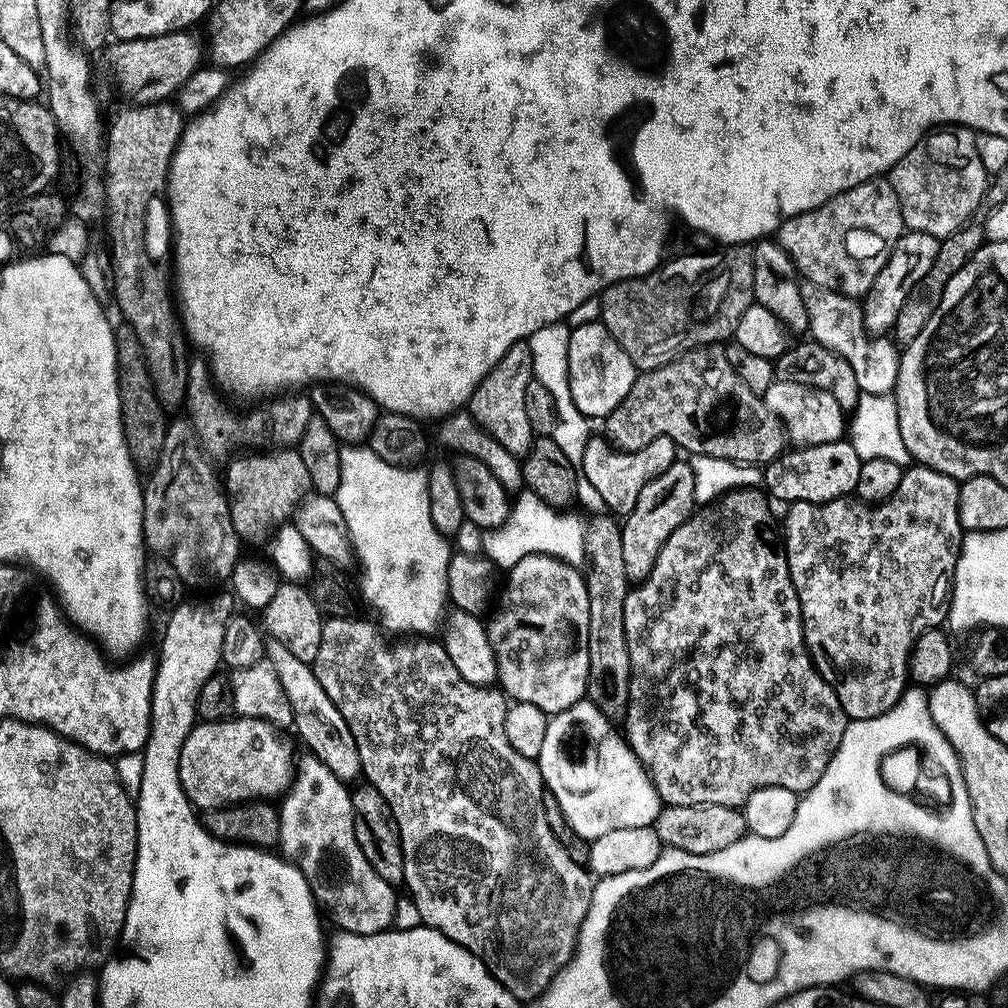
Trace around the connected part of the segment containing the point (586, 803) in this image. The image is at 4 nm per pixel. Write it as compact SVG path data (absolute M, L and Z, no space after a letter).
M587 698L567 708L562 716L572 727L564 732L568 748L557 750L560 761L545 767L543 774L547 791L551 799L553 796L560 803L569 826L580 832L584 842L591 842L609 830L655 825L662 807L660 793L652 784L648 769L632 753L632 745L619 731L612 729L613 721L602 715Z

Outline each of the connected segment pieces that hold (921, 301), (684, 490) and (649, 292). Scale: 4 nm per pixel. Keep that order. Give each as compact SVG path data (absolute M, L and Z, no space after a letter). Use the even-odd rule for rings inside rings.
M980 222L966 223L956 232L940 240L938 258L934 258L930 270L926 270L926 274L918 278L910 294L906 294L906 299L902 302L902 310L898 310L894 329L894 340L897 345L906 346L914 342L914 338L918 338L922 330L926 330L926 322L934 318L934 310L938 310L938 302L942 302L942 294L946 294L946 286L950 286L950 278L954 278L954 274L958 274L958 270L962 270L962 266L966 266L970 257L985 243L984 226Z
M678 458L658 478L642 486L634 510L623 517L620 533L622 534L622 562L626 562L626 574L629 581L644 580L654 566L666 538L678 526L682 526L693 515L692 508L697 507L694 498L694 470L687 459Z
M730 244L721 247L721 252L700 252L697 256L680 256L677 260L661 263L659 268L655 268L653 272L648 272L645 276L635 276L634 278L626 278L614 282L603 292L599 293L600 300L600 317L599 323L606 326L606 330L614 338L614 342L618 342L618 346L622 346L622 350L626 350L626 354L630 358L630 362L637 370L647 370L649 368L657 368L663 364L669 364L671 360L676 360L680 356L685 356L688 352L694 351L696 348L707 348L709 346L719 345L721 342L728 342L735 337L738 321L741 320L742 314L746 314L746 310L754 302L754 252L748 244Z

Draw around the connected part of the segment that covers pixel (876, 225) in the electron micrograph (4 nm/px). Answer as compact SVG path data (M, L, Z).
M877 178L839 192L816 208L787 217L778 229L778 237L785 254L796 263L795 271L805 281L808 279L809 285L863 298L905 231L898 194L894 194L887 178Z

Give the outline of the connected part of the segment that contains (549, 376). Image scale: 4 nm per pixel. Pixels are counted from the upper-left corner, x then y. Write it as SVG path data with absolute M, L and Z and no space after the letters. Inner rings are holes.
M567 323L547 324L541 330L536 330L529 337L528 343L531 346L532 374L533 379L542 382L546 390L550 390L556 406L556 424L552 431L551 438L556 441L566 458L570 458L570 466L577 470L582 469L582 458L585 454L585 447L591 439L592 430L588 428L588 418L581 414L573 404L573 396L569 388L569 334L571 329Z

